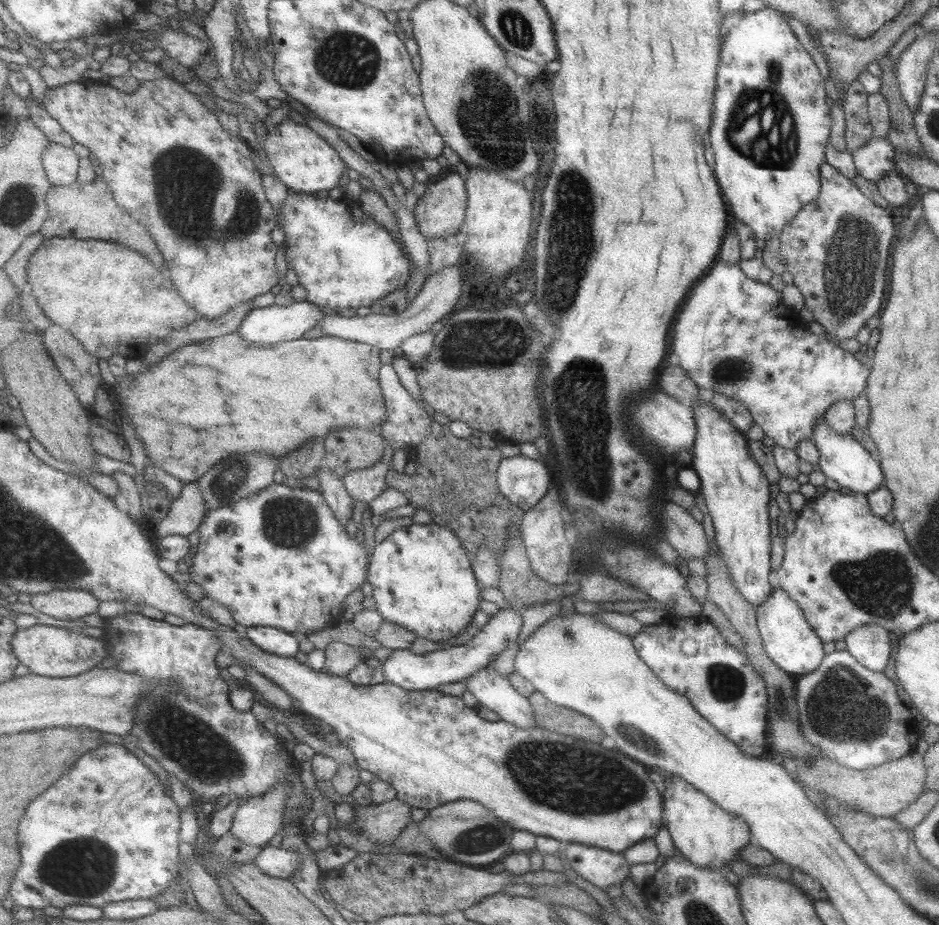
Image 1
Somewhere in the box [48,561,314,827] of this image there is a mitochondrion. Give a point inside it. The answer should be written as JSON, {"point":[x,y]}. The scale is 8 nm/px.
{"point":[195,747]}

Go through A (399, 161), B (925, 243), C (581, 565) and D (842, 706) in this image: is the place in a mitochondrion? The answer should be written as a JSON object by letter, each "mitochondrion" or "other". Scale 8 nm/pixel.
{"A":"other","B":"other","C":"other","D":"mitochondrion"}

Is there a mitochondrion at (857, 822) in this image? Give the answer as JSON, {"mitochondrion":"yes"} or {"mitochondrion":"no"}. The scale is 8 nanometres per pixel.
{"mitochondrion":"no"}

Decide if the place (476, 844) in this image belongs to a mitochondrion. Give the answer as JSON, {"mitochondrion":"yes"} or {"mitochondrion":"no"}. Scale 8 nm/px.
{"mitochondrion":"yes"}

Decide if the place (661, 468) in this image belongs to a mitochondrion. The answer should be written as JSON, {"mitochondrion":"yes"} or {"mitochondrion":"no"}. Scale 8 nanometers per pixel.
{"mitochondrion":"no"}

